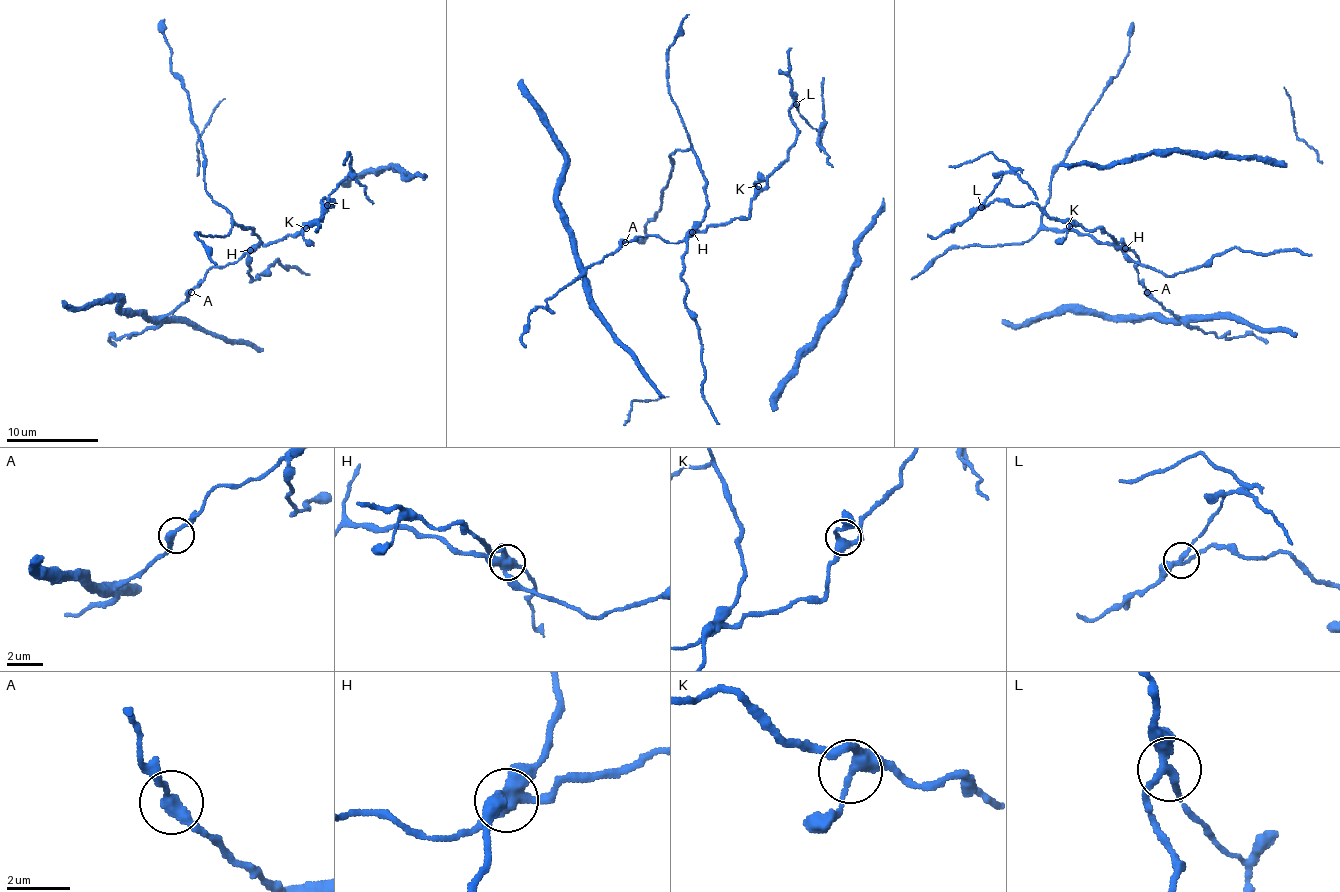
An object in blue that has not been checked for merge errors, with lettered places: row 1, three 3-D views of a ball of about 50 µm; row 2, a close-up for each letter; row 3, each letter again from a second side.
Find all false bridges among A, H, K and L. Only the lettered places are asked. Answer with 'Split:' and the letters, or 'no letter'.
Split: H, L

